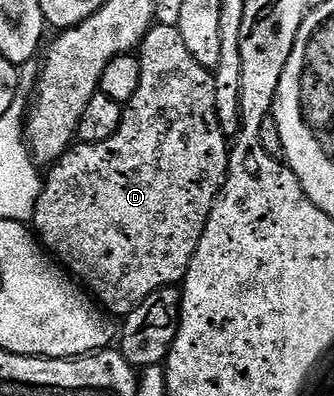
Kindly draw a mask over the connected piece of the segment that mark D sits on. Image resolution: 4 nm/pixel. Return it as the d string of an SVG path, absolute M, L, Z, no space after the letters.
M155 23L142 40L137 57L142 64L140 87L136 90L136 94L132 94L132 98L122 109L120 130L116 130L116 134L112 134L112 138L108 138L108 142L100 142L99 144L75 143L70 151L58 159L57 163L45 173L42 193L36 202L32 221L33 231L47 253L61 267L67 269L71 277L81 281L92 293L95 301L114 318L130 316L132 310L136 310L136 306L140 306L140 302L144 302L144 298L148 298L148 294L156 294L156 290L161 288L181 285L182 281L185 280L188 266L196 254L196 246L200 246L204 226L212 214L214 199L225 189L226 175L230 165L228 137L220 126L220 118L216 118L216 86L214 85L213 71L200 66L200 62L196 62L196 58L192 58L192 54L188 54L188 46L184 43L184 38L180 38L180 30L173 23Z

